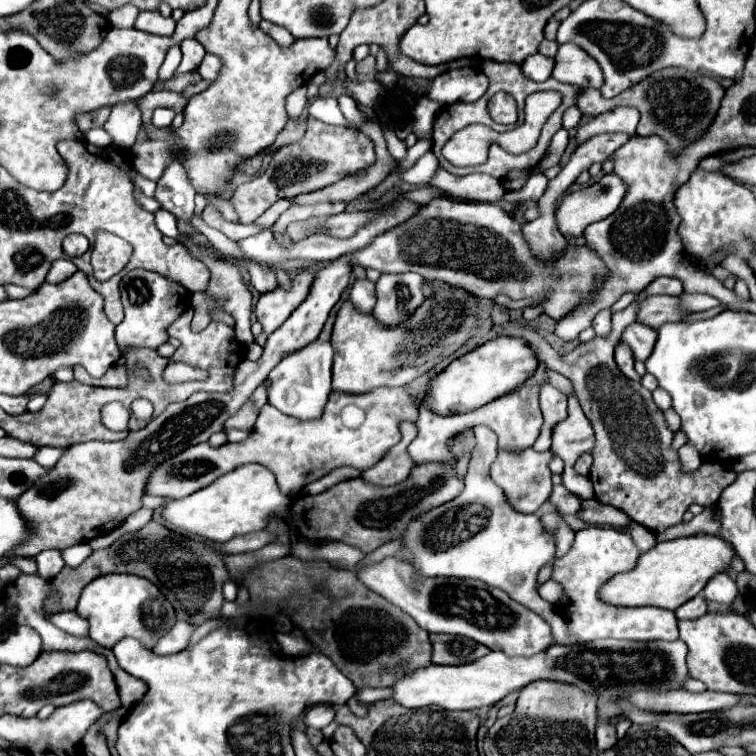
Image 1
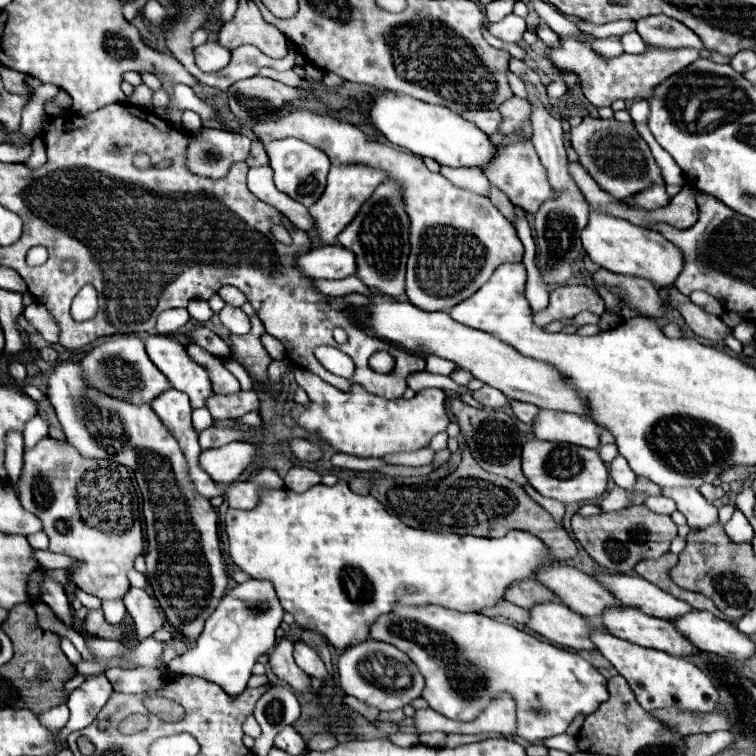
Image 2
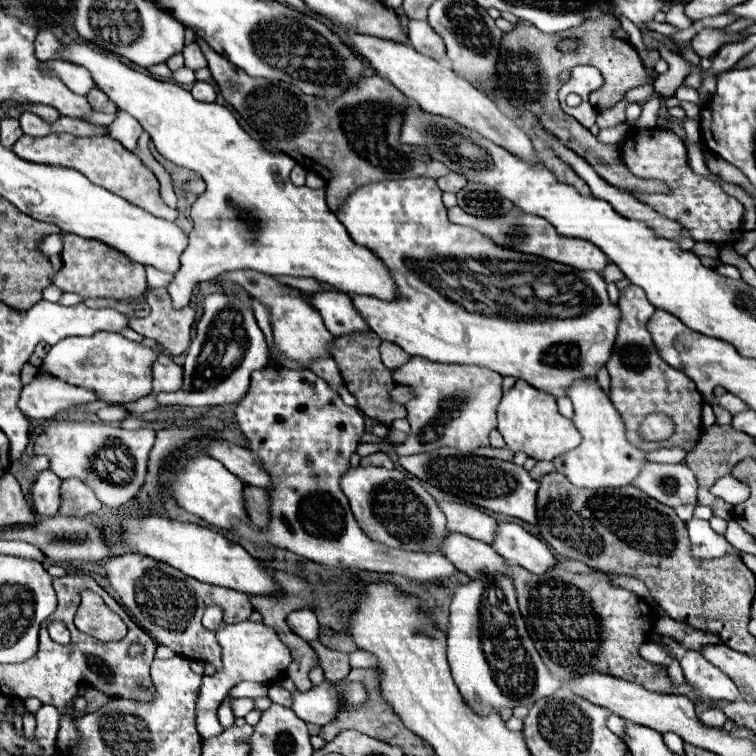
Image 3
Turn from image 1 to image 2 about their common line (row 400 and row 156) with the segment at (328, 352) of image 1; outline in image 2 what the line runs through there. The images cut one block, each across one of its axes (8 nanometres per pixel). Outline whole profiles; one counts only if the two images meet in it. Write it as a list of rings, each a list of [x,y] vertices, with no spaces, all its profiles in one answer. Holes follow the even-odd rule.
[[[298,138],[274,140],[274,142],[264,144],[264,148],[270,158],[270,168],[276,172],[276,188],[300,204],[312,206],[322,196],[324,186],[326,186],[326,176],[330,170],[328,156],[316,146]]]

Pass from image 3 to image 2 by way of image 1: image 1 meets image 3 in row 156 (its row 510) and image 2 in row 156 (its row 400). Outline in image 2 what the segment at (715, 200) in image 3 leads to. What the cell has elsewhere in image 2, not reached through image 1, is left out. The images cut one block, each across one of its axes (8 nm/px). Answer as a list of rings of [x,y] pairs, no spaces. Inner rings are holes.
[[[586,116],[580,126],[570,130],[570,142],[580,156],[580,164],[584,170],[598,182],[602,190],[612,194],[614,198],[630,198],[640,190],[646,190],[654,184],[664,184],[662,170],[656,166],[656,160],[648,148],[648,144],[640,138],[636,128],[618,120],[602,120]]]

